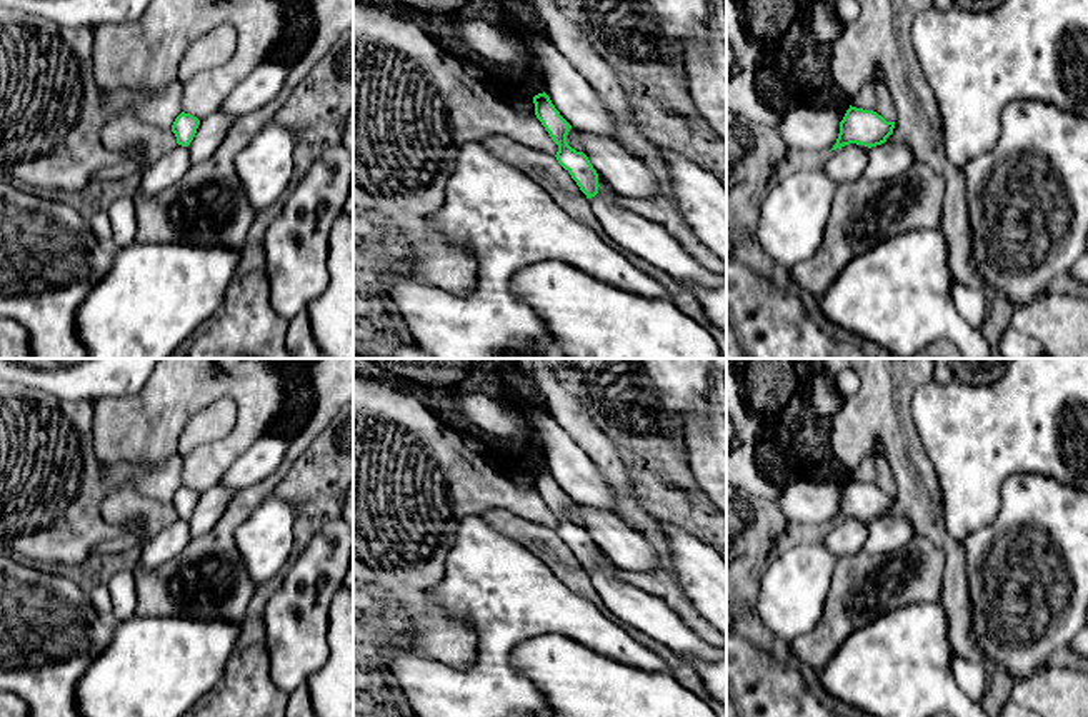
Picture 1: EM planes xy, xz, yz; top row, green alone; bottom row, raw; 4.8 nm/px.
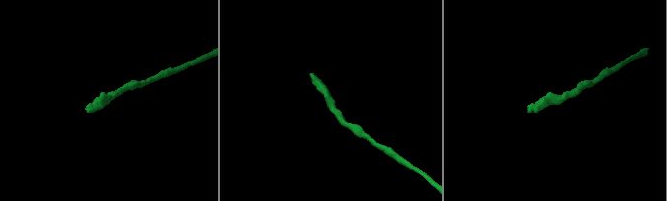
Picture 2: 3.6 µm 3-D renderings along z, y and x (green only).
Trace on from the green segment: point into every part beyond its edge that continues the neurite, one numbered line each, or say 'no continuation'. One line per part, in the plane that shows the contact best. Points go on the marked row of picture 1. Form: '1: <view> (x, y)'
no continuation

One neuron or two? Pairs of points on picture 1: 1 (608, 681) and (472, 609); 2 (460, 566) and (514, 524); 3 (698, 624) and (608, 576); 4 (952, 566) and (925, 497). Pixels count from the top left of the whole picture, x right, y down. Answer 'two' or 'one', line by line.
1: one
2: two
3: two
4: one

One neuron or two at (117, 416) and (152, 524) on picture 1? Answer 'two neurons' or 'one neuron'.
one neuron

